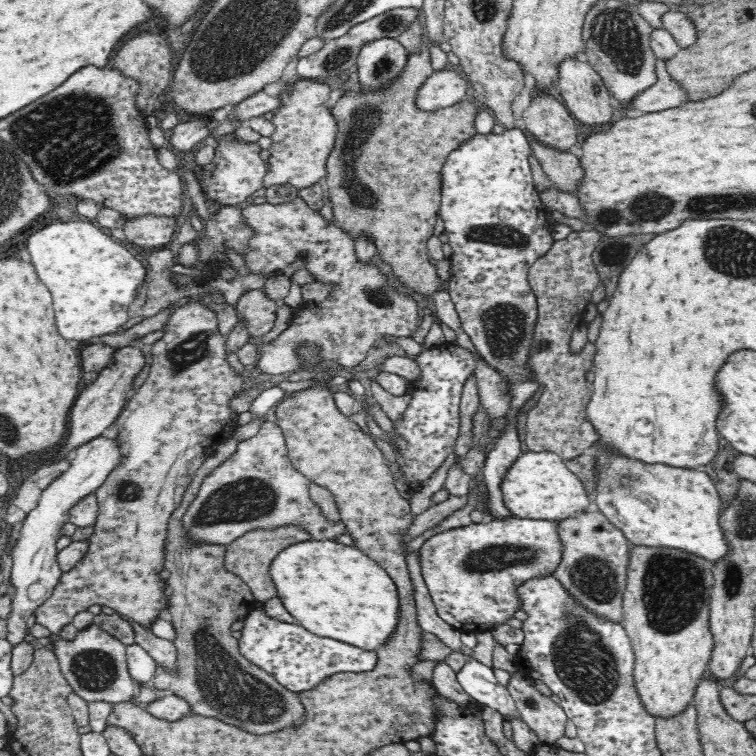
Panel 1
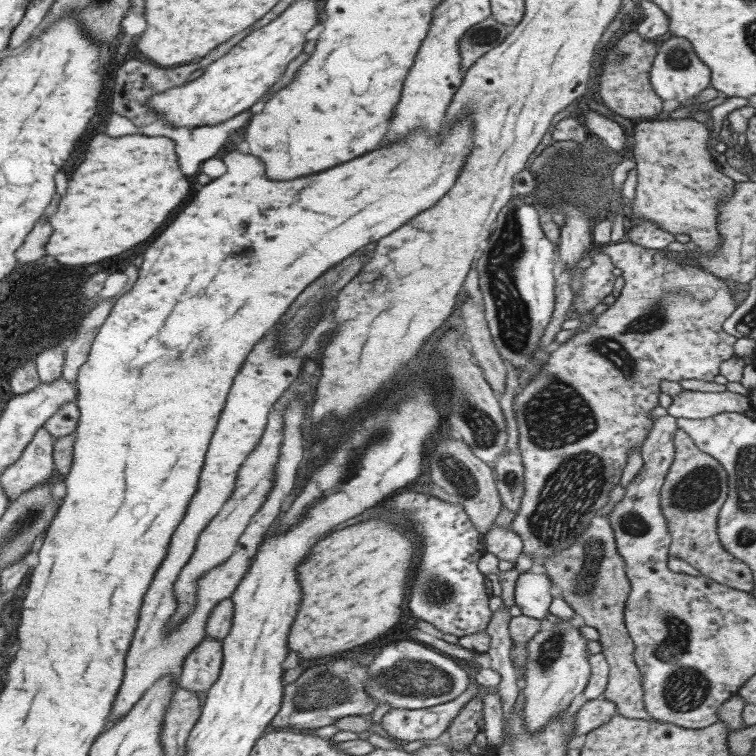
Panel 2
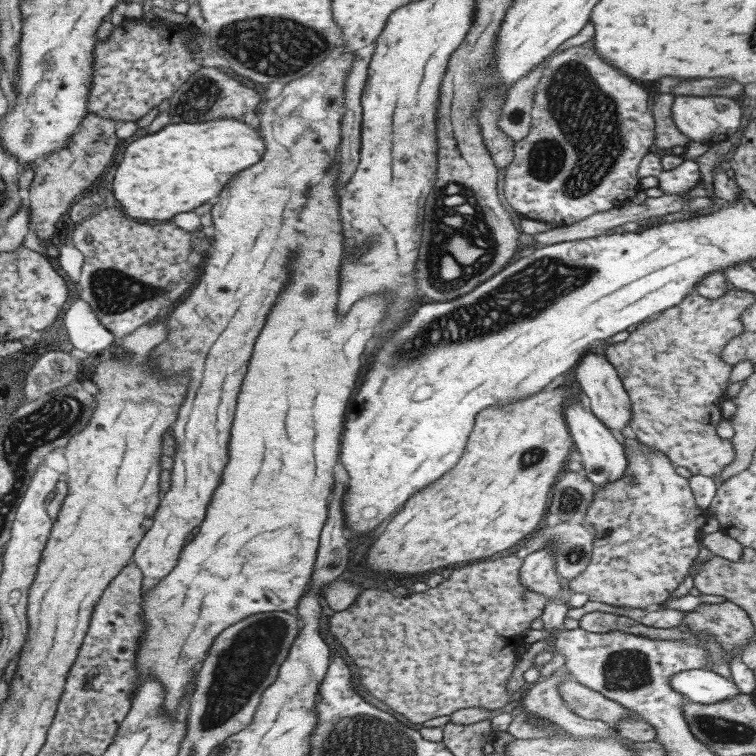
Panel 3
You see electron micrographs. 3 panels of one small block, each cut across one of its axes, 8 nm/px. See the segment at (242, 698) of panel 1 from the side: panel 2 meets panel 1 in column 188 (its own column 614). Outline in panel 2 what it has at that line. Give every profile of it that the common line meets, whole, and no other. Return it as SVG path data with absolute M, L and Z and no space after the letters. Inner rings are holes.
M618 482L615 483L609 491L605 506L599 508L593 518L589 519L584 533L580 534L580 538L575 539L559 554L551 555L551 558L545 558L542 565L545 568L546 577L551 579L551 582L559 588L559 596L572 608L574 614L577 615L577 620L580 619L582 625L594 628L599 633L596 641L601 646L600 653L605 657L608 666L607 686L605 686L601 698L616 706L617 715L625 718L636 718L637 720L652 720L644 709L640 672L633 658L634 644L623 623L625 616L624 604L629 595L629 582L627 576L625 576L625 564L623 564L621 555L616 552L613 531L608 521L609 511L623 496L623 493L624 489Z

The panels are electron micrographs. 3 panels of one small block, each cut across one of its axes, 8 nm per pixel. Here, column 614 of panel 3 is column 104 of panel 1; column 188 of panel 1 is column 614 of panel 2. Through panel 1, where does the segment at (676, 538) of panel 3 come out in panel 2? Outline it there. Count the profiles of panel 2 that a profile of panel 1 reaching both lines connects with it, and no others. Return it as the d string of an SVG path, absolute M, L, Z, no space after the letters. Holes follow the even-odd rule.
M623 241L607 245L588 246L585 256L590 260L590 266L582 272L581 284L582 287L574 292L572 302L570 304L570 317L577 317L585 322L581 328L573 329L573 335L563 344L559 344L553 352L548 353L548 357L540 371L530 378L525 386L521 387L519 392L513 399L515 403L514 419L518 430L518 449L520 452L522 466L522 481L524 484L523 494L519 501L518 509L514 514L510 523L510 528L513 529L522 540L522 552L527 558L532 559L532 562L543 564L545 558L551 558L551 555L559 554L561 550L565 550L575 539L580 538L580 534L584 533L586 524L590 518L604 507L607 502L609 491L613 485L618 482L621 476L621 470L625 466L627 460L627 451L631 447L640 446L644 441L645 435L649 432L653 419L649 419L648 412L658 405L657 397L659 396L659 383L662 380L678 382L679 380L705 380L709 382L713 380L713 376L718 374L719 365L728 358L734 356L733 343L736 338L727 334L722 330L722 322L733 312L735 301L733 300L732 288L725 281L697 268L690 264L682 264L680 260L671 260L666 258L659 249L643 248L636 244ZM613 267L619 268L622 272L624 284L620 290L620 294L615 298L614 302L607 309L590 321L591 309L595 304L602 302L603 298L610 294L614 276L611 273Z

